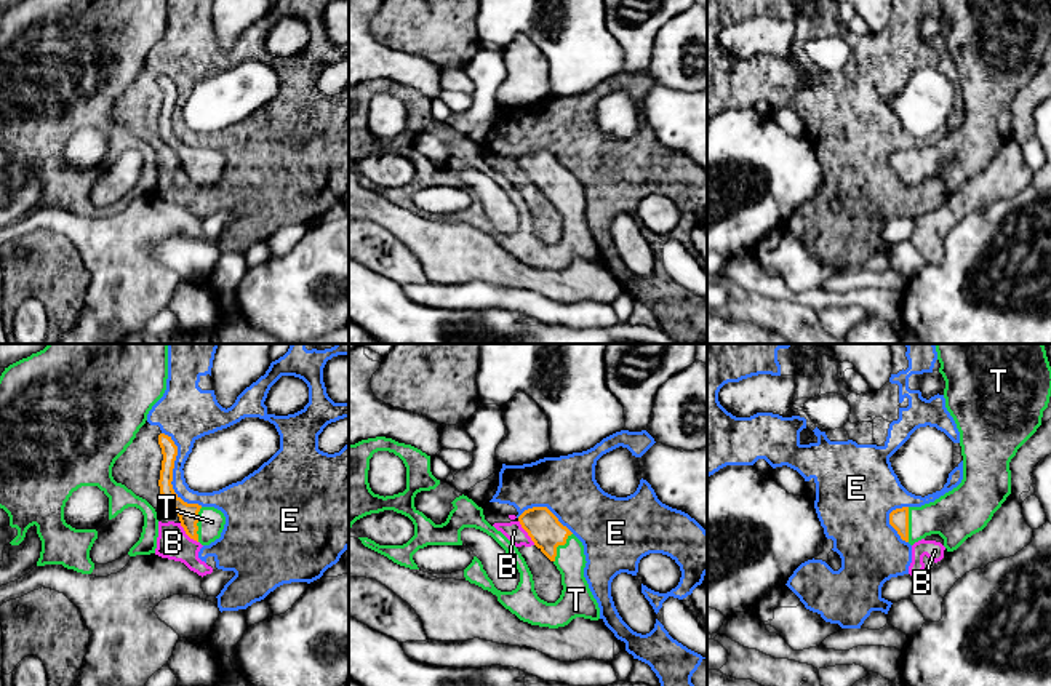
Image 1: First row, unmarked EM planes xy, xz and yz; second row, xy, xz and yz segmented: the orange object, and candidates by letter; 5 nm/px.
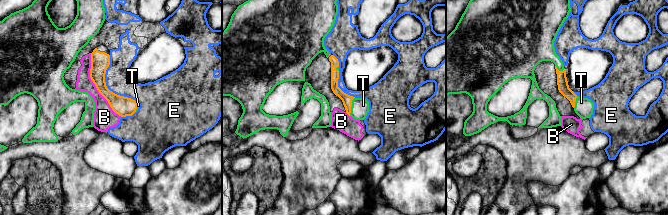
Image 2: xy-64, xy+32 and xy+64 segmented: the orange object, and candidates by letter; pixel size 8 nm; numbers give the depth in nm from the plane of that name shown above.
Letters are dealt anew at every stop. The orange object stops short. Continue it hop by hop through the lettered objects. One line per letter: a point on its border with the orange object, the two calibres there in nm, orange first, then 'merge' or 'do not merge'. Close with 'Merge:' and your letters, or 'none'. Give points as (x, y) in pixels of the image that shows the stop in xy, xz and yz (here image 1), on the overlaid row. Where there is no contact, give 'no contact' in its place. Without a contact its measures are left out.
B: xz (527, 531) | 170/90 nm | do not merge
E: xy (171, 475) | 100/170 nm | do not merge
T: xy (195, 525) | 100/130 nm | merge
Merge: T

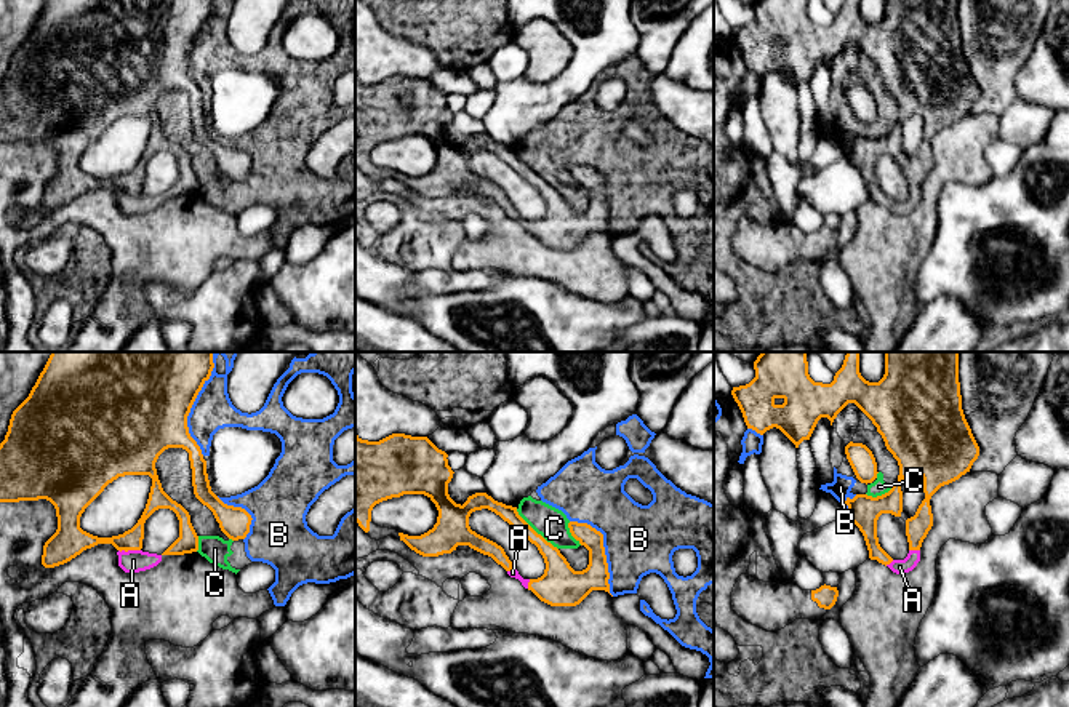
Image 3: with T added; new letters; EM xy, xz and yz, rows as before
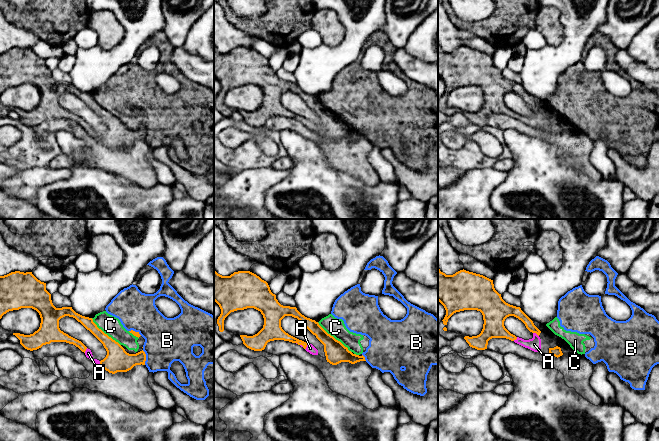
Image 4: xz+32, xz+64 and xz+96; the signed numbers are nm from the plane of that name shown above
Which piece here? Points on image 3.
A: xy (130, 549) | 110/110 nm | merge
B: xy (192, 403) | 500/200 nm | do not merge
C: xz (535, 531) | 150/160 nm | do not merge
Merge: A

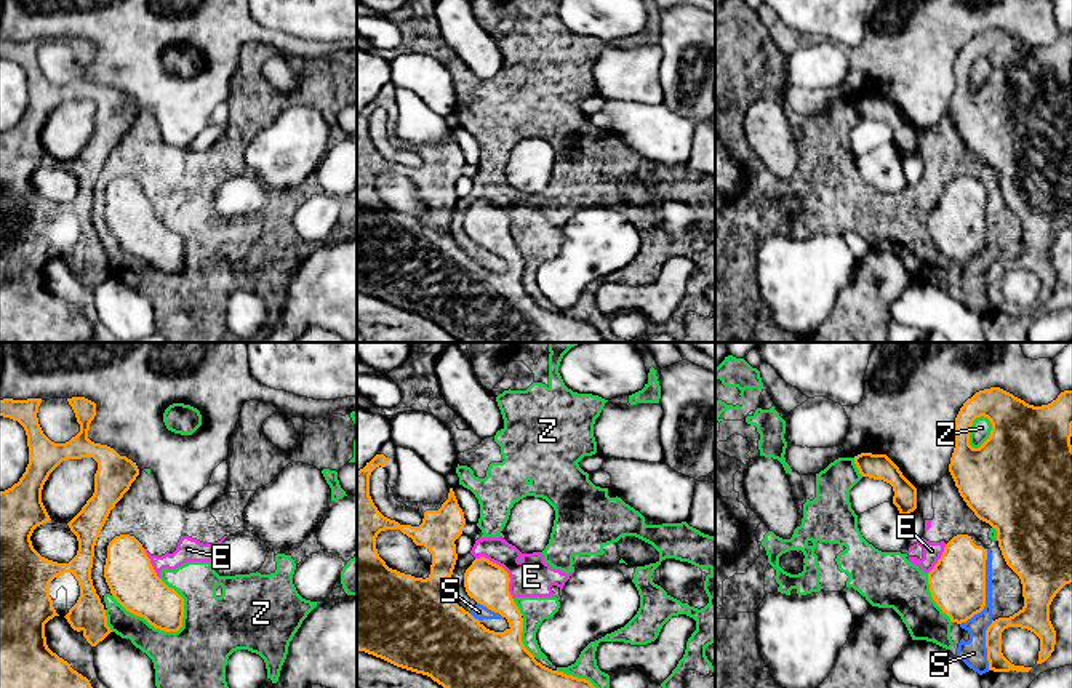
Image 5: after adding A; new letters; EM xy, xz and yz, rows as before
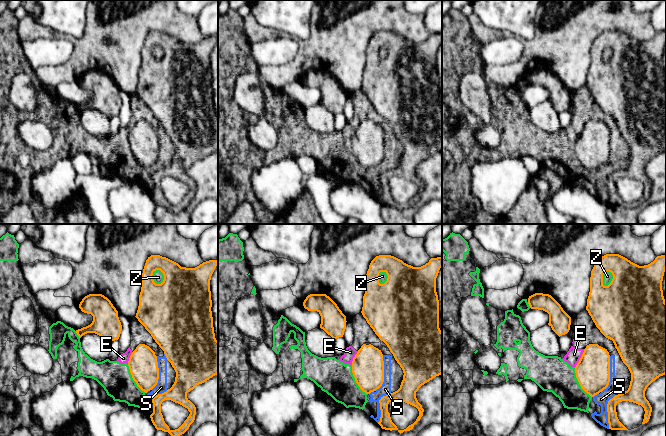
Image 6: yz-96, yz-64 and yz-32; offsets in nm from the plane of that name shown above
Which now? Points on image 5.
E: xz (504, 570) | 220/200 nm | do not merge
S: yz (984, 591) | 280/100 nm | do not merge
Z: xy (148, 621) | 240/280 nm | do not merge
Merge: none

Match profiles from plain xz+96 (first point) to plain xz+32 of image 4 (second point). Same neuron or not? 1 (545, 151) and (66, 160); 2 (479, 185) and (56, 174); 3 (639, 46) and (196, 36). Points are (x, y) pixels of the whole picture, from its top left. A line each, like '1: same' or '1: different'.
1: different
2: same
3: same

